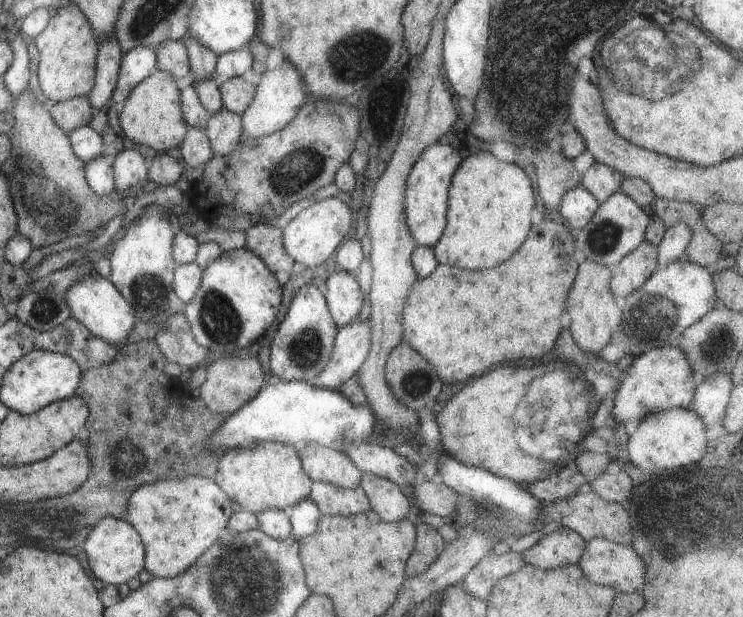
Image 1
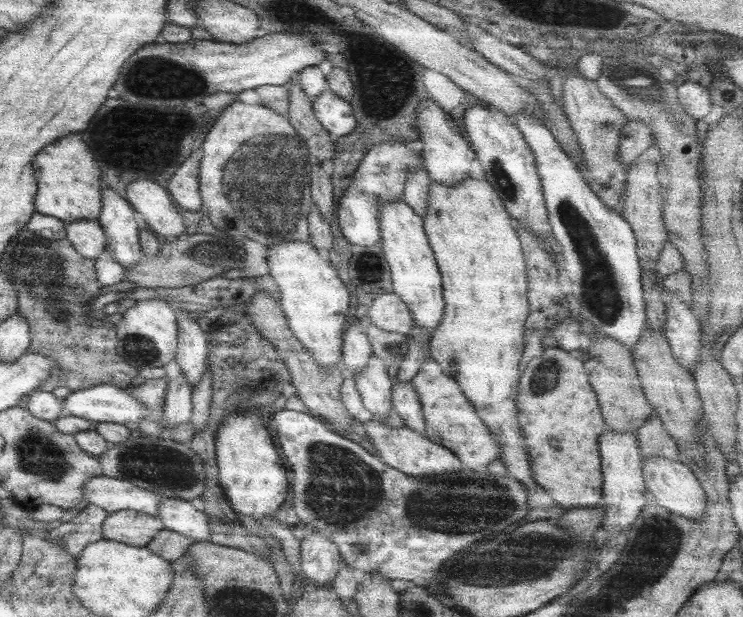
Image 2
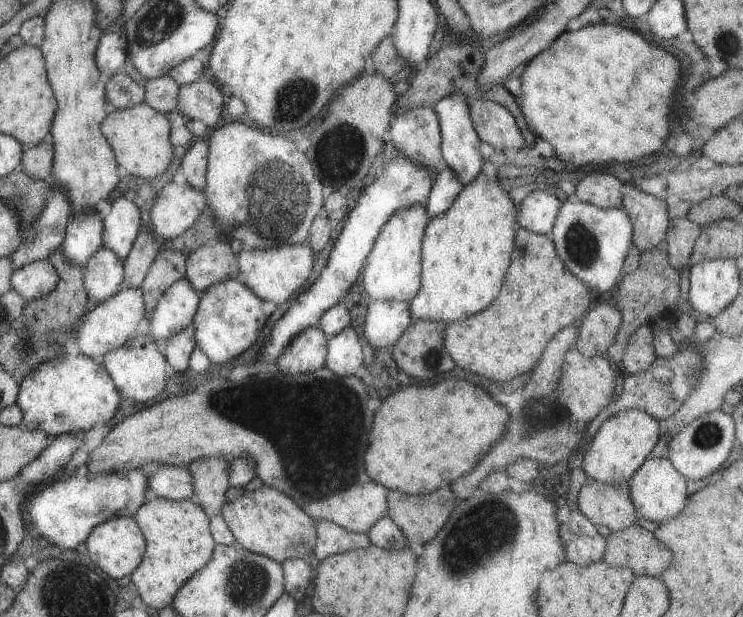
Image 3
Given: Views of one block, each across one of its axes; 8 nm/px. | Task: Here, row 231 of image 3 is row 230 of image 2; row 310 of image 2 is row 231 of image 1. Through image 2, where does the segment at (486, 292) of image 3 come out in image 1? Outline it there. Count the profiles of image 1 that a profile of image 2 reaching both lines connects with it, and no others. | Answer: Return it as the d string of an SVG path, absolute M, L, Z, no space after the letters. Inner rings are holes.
M487 148L485 152L473 152L465 160L461 160L459 168L455 170L447 194L447 226L441 238L433 246L435 260L441 264L455 264L469 270L483 270L491 268L503 260L507 260L517 246L527 236L527 230L533 226L529 220L531 208L535 208L535 192L531 188L529 178L525 172L515 164L505 164L497 160Z

